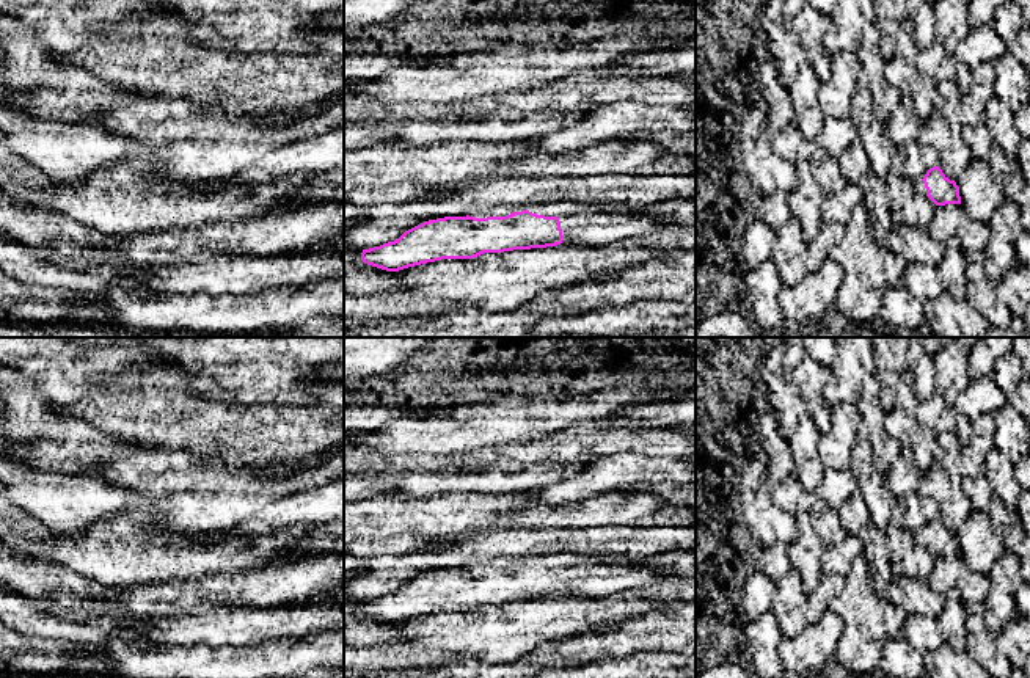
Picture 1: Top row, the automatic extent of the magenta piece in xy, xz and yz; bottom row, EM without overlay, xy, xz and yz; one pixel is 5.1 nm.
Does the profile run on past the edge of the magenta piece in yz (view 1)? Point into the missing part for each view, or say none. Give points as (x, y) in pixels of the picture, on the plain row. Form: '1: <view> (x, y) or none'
1: yz (919, 539)

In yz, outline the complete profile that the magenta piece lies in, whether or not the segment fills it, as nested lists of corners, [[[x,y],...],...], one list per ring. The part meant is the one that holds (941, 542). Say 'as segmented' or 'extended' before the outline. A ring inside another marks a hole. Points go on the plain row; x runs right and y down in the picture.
extended; [[[939,518],[930,519],[920,532],[915,532],[914,543],[926,546],[936,557],[961,556],[959,538]]]

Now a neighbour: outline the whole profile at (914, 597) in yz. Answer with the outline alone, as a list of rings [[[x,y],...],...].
[[[906,574],[893,576],[884,587],[884,596],[908,615],[928,615],[937,618],[944,609],[944,593],[936,593],[926,581],[914,579]]]

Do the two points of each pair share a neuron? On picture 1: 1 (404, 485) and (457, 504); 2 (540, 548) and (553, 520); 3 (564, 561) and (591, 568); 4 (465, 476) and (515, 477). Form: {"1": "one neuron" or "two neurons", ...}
{"1": "two neurons", "2": "two neurons", "3": "one neuron", "4": "one neuron"}

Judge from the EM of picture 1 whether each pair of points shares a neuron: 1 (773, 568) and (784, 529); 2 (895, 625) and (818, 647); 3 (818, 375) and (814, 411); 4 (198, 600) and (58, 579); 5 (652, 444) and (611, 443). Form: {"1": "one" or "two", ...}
{"1": "two", "2": "two", "3": "one", "4": "one", "5": "one"}

